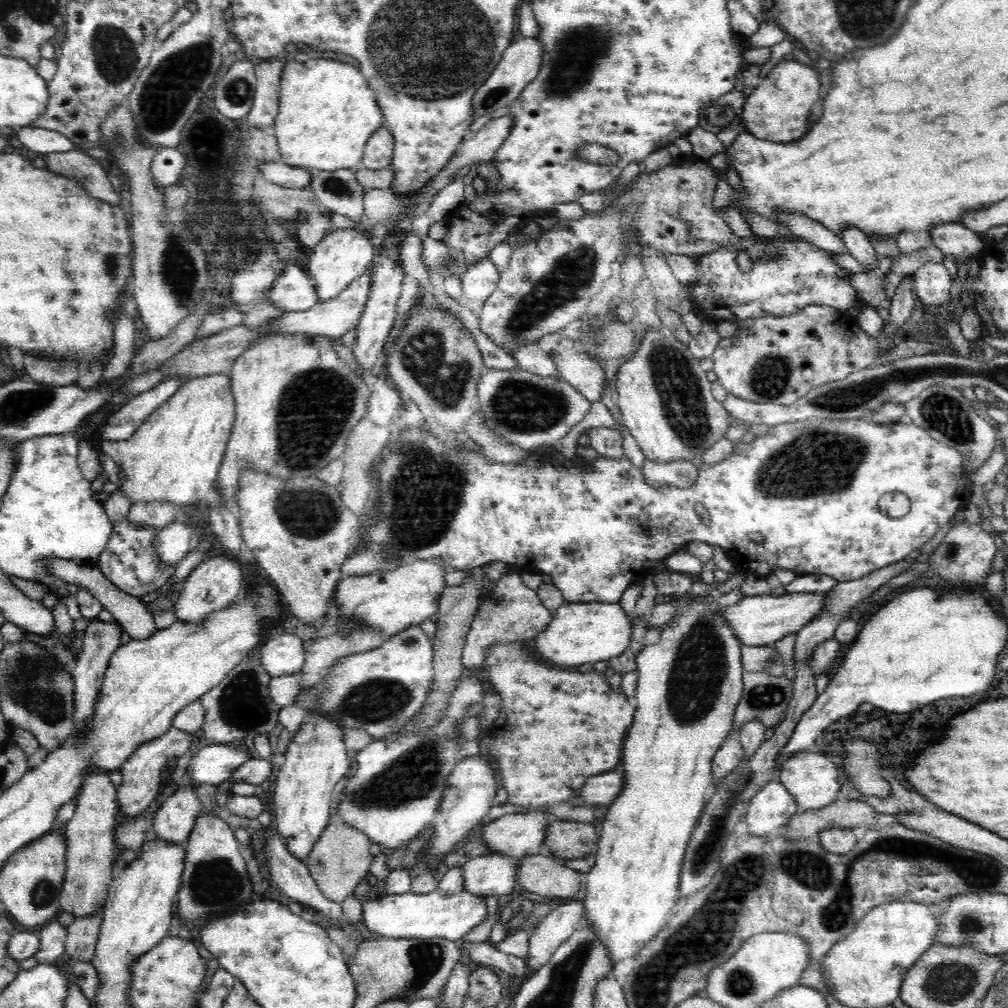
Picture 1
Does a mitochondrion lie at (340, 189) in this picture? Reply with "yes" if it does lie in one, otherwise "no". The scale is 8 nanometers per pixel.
yes

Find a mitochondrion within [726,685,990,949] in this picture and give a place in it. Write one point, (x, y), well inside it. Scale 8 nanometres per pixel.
(968, 922)

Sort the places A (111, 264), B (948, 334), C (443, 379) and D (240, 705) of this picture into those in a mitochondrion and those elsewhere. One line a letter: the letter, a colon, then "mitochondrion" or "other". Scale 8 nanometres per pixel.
A: mitochondrion
B: other
C: mitochondrion
D: mitochondrion

